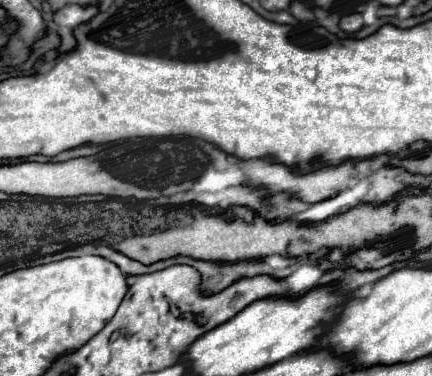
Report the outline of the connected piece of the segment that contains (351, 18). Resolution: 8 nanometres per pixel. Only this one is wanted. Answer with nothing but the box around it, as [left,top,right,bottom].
[340,12,364,32]

